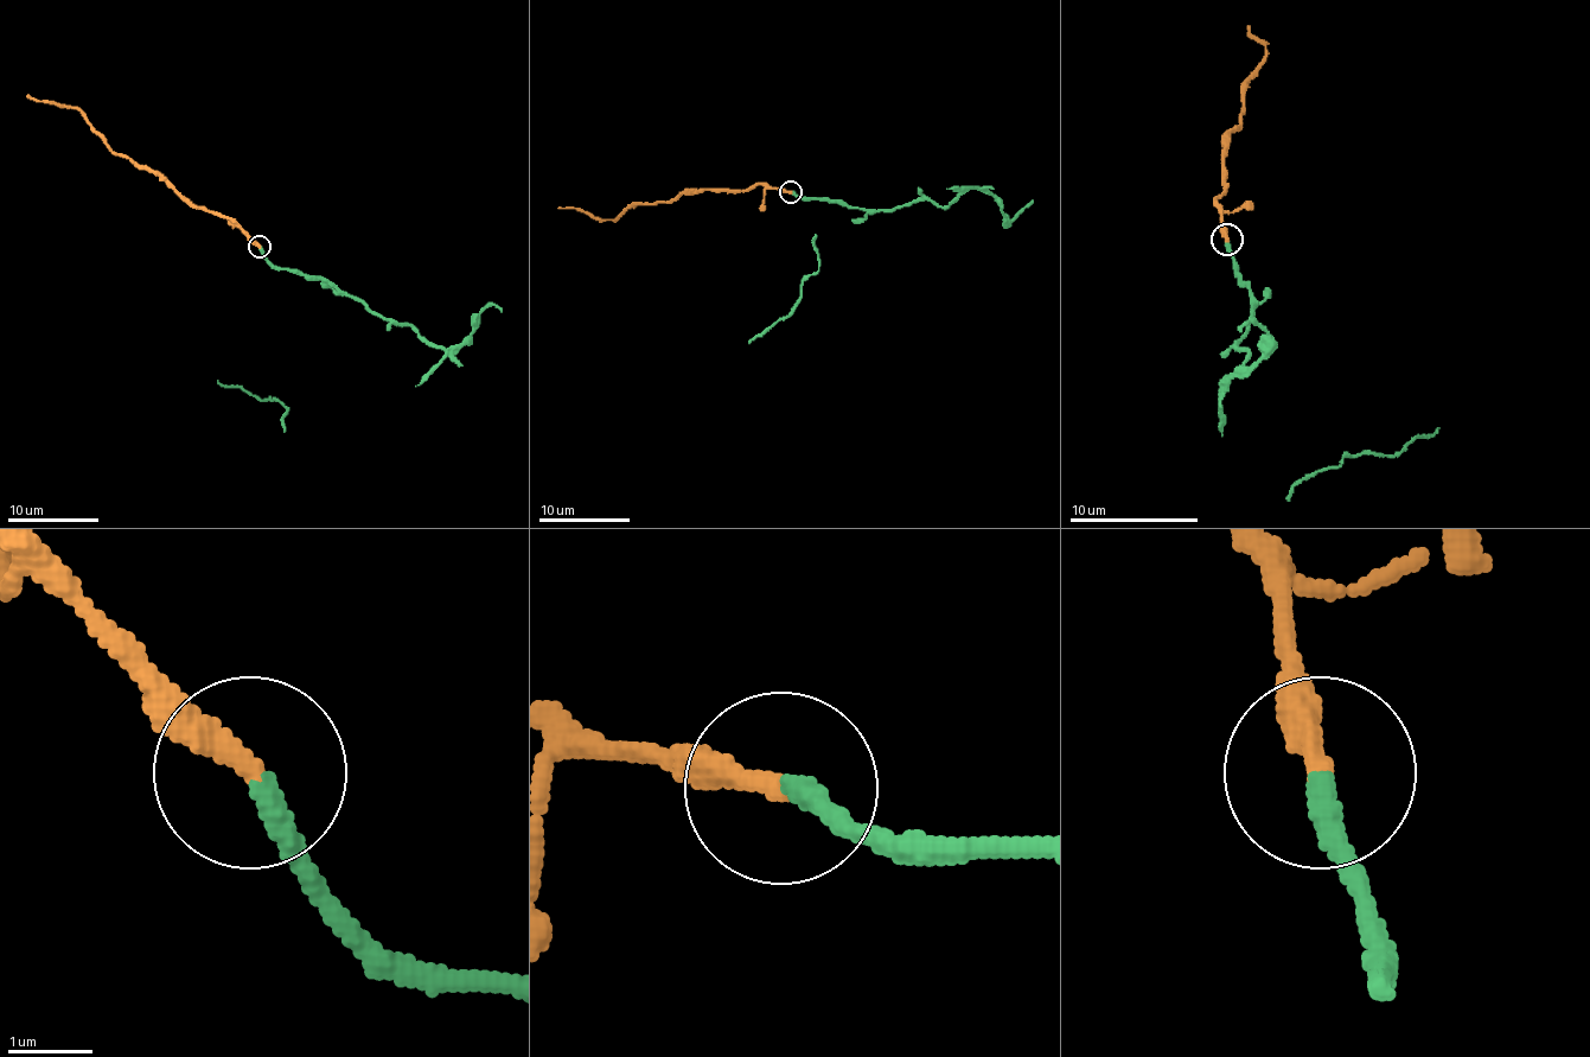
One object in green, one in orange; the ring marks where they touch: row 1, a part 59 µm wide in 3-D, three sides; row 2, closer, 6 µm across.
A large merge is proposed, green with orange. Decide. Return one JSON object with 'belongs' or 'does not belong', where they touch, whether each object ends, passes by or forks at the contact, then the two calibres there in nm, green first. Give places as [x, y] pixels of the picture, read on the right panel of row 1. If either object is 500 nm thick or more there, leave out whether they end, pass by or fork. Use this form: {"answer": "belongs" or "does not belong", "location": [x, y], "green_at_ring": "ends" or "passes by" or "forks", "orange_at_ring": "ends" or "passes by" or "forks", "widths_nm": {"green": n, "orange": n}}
{"answer": "does not belong", "location": [1226, 240], "green_at_ring": "ends", "orange_at_ring": "ends", "widths_nm": {"green": 280, "orange": 300}}

